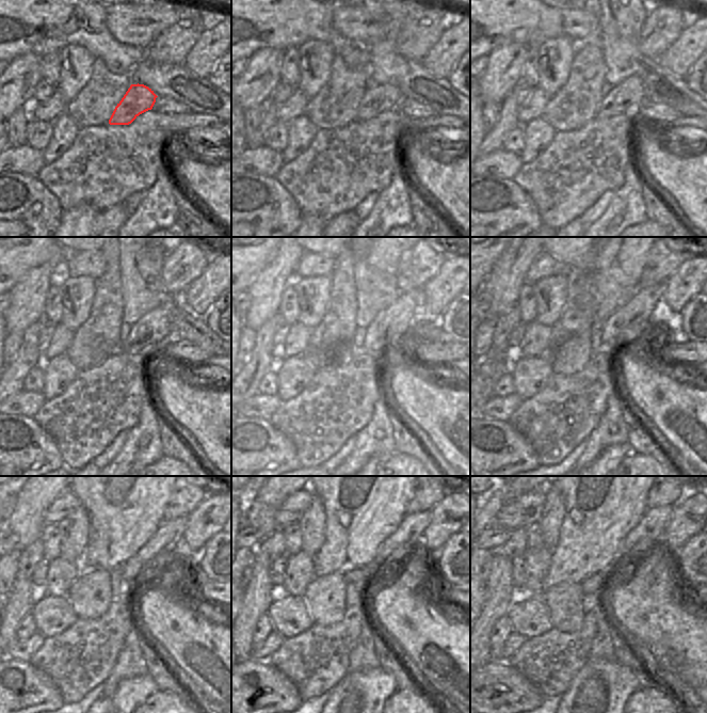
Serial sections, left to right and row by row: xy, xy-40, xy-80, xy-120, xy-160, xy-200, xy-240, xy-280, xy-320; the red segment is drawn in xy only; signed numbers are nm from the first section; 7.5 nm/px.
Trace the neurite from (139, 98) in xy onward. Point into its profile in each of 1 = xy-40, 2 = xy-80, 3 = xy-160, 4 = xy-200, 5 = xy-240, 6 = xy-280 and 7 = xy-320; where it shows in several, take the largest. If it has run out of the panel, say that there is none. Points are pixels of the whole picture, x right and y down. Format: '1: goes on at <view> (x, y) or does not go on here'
1: goes on at xy-40 (379, 98)
2: goes on at xy-80 (624, 97)
3: goes on at xy-160 (388, 330)
4: goes on at xy-200 (631, 322)
5: goes on at xy-240 (163, 549)
6: goes on at xy-280 (404, 543)
7: goes on at xy-320 (646, 535)

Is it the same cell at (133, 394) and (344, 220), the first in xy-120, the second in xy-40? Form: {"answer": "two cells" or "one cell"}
{"answer": "one cell"}

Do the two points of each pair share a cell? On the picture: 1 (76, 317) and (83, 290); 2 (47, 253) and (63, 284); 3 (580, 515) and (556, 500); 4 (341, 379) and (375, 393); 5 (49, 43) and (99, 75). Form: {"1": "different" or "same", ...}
{"1": "same", "2": "different", "3": "different", "4": "different", "5": "different"}

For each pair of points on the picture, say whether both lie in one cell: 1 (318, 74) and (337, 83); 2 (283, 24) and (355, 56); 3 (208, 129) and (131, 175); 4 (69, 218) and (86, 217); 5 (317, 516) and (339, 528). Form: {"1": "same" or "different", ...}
{"1": "different", "2": "same", "3": "same", "4": "same", "5": "different"}

